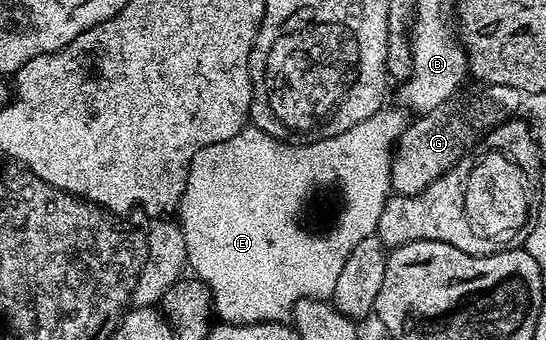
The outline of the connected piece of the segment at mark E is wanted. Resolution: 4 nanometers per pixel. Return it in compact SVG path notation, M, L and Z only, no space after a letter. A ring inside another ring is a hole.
M382 107L380 112L371 114L355 130L355 134L332 136L329 140L312 142L286 142L271 138L263 130L246 126L235 138L227 138L227 142L215 142L211 146L203 146L189 167L187 186L183 190L183 198L179 205L179 223L183 230L187 264L192 275L202 280L213 295L213 311L226 324L257 324L273 321L285 322L292 317L295 302L300 300L329 300L335 290L335 282L347 263L347 254L363 242L363 238L374 235L379 226L379 214L383 214L383 206L391 195L392 156L401 133L411 123L406 109Z

